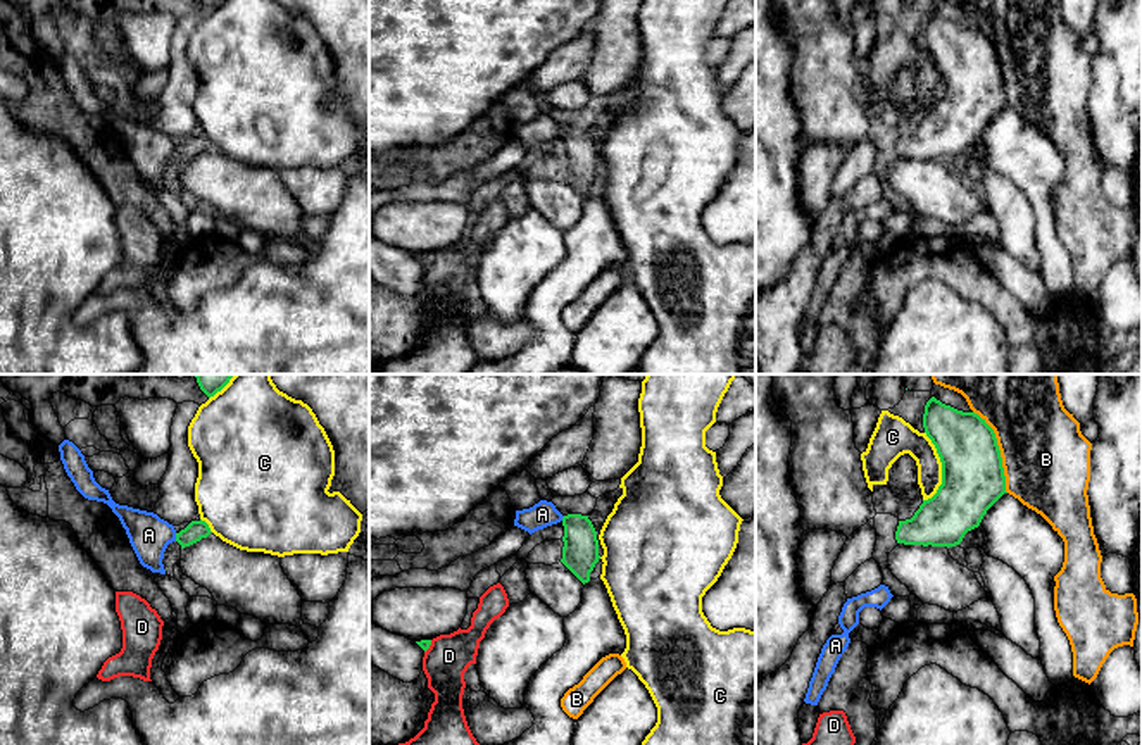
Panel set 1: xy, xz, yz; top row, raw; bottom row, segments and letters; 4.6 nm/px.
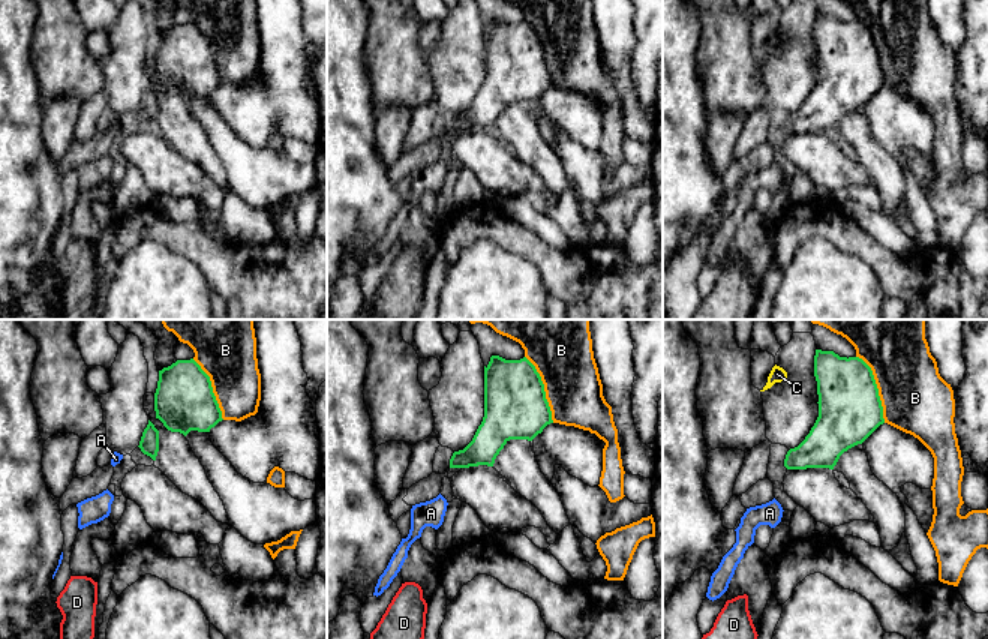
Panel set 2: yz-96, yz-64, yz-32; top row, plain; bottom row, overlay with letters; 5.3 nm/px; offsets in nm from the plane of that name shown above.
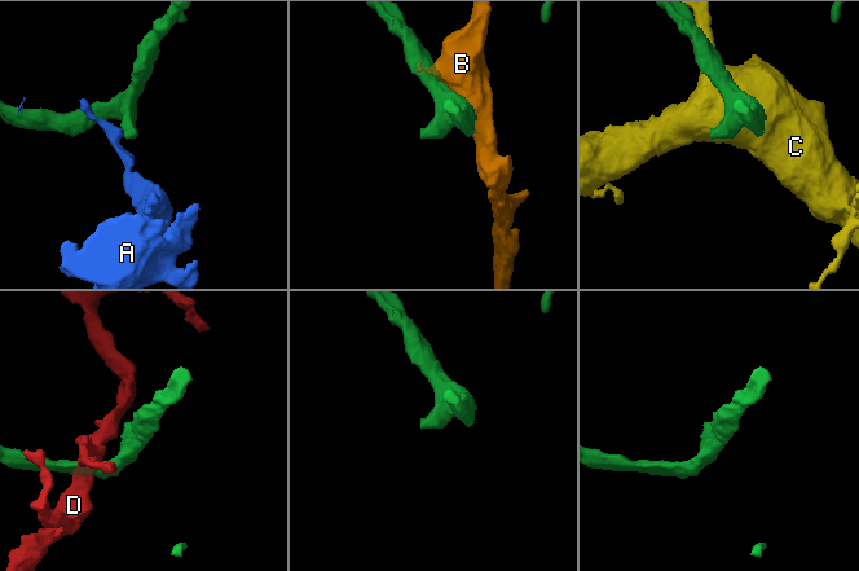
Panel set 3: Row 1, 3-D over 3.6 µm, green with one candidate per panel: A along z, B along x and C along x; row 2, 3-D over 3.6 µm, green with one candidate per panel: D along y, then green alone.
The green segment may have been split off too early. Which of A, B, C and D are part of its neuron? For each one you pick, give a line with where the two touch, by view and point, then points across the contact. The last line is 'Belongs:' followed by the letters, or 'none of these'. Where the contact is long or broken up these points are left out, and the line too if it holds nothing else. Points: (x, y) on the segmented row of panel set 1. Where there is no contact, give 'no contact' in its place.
Belongs: none of these

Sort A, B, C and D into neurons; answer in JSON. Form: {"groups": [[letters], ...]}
{"groups": [["A"], ["B"], ["C"], ["D"]]}

